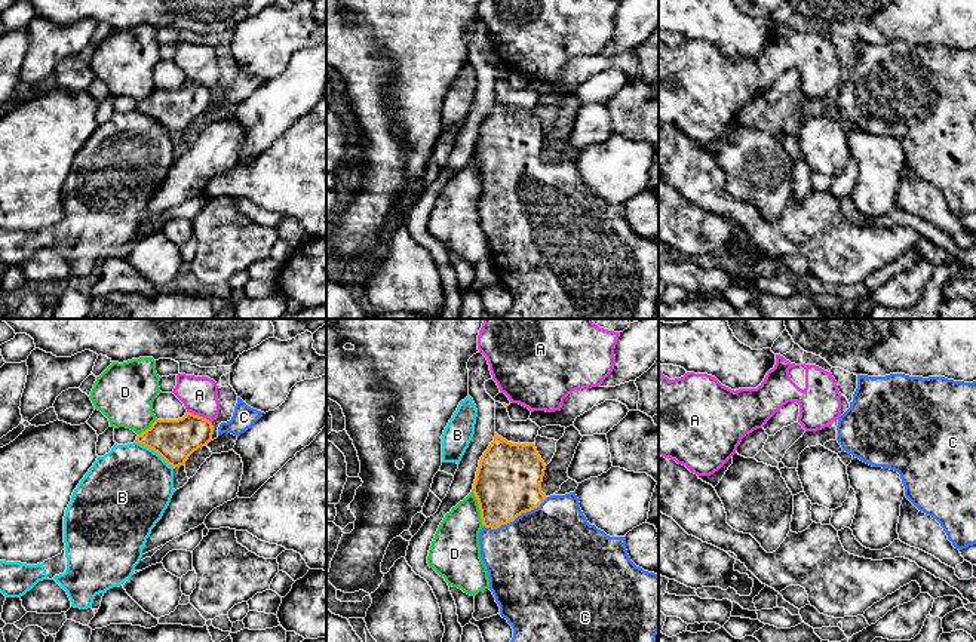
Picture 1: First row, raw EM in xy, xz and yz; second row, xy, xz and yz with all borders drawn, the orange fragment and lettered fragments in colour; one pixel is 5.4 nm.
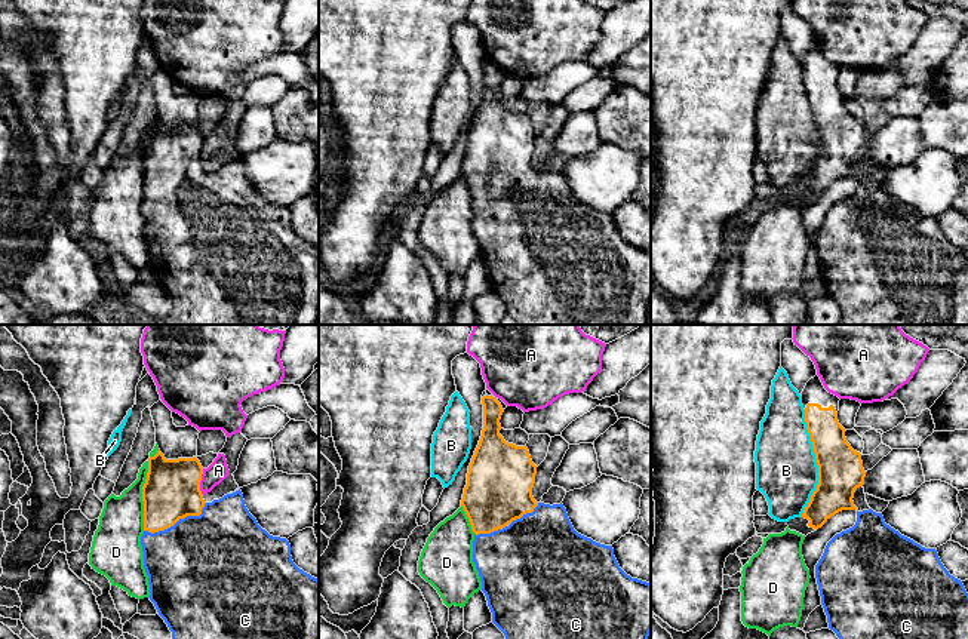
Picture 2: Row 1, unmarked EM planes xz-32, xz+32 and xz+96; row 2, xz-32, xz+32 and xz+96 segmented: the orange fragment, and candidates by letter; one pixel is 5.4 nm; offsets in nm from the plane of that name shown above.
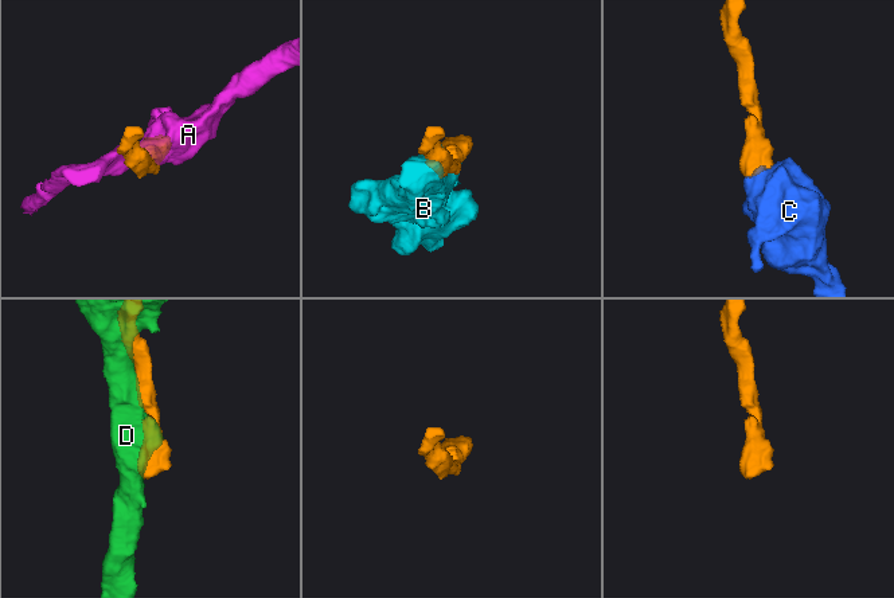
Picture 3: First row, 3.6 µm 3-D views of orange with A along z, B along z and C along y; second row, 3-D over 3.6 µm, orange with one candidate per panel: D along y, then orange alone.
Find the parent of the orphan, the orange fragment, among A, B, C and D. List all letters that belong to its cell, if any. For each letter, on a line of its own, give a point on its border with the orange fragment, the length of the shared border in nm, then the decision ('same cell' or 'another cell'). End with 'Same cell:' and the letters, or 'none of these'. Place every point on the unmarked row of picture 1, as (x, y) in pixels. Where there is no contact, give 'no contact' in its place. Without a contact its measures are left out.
A: xy (198, 83) | 150 nm | another cell
B: xy (156, 119) | 260 nm | another cell
C: xz (515, 186) | 380 nm | same cell
D: xz (479, 175) | 220 nm | another cell
Same cell: C

